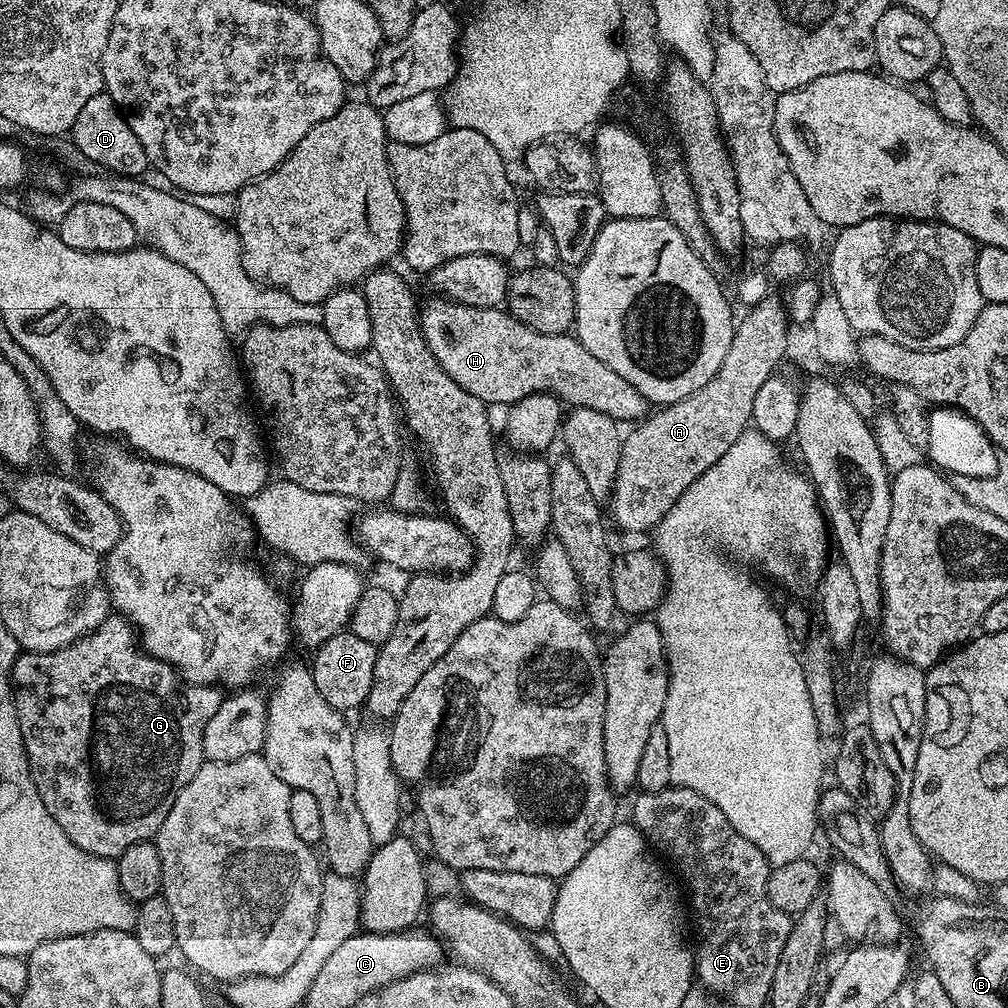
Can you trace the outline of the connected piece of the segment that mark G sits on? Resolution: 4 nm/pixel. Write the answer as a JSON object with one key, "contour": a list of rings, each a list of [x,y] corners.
{"contour":[[[109,614],[93,632],[59,648],[53,652],[25,652],[21,651],[12,667],[12,697],[16,703],[16,713],[20,723],[20,733],[24,739],[24,749],[28,755],[30,774],[34,778],[34,786],[42,798],[42,806],[50,810],[50,818],[66,830],[66,838],[74,842],[86,854],[101,856],[107,860],[118,858],[122,850],[134,846],[139,840],[152,840],[156,832],[166,822],[166,814],[170,814],[170,806],[174,806],[174,798],[198,774],[204,763],[204,747],[202,738],[206,734],[206,722],[214,718],[222,699],[219,687],[211,684],[190,684],[183,679],[171,664],[154,658],[149,652],[144,651],[138,643],[138,633],[132,623],[119,614]]]}

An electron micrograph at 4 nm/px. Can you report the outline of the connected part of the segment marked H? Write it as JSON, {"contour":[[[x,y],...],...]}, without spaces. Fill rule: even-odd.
{"contour":[[[443,298],[432,299],[436,300],[419,309],[420,329],[426,338],[426,346],[430,346],[434,358],[438,358],[438,366],[442,366],[442,370],[446,370],[446,374],[450,374],[450,378],[462,386],[462,390],[470,390],[470,394],[474,394],[474,398],[481,400],[484,405],[511,406],[535,392],[551,392],[553,396],[559,396],[565,405],[598,410],[598,414],[606,414],[617,422],[639,422],[649,415],[647,398],[634,390],[626,378],[614,374],[610,366],[598,362],[598,358],[594,358],[594,354],[590,354],[590,350],[586,350],[586,346],[582,346],[575,335],[541,334],[513,318],[511,312],[500,308],[475,308]]]}

